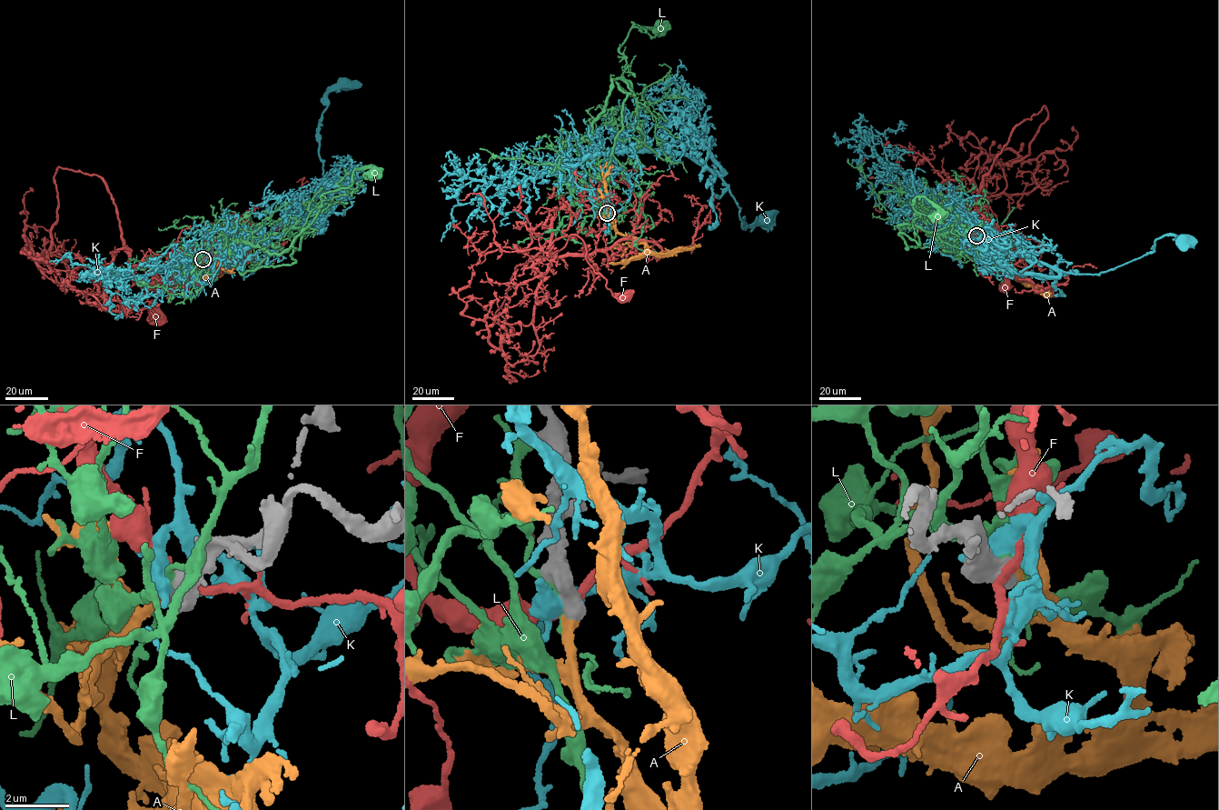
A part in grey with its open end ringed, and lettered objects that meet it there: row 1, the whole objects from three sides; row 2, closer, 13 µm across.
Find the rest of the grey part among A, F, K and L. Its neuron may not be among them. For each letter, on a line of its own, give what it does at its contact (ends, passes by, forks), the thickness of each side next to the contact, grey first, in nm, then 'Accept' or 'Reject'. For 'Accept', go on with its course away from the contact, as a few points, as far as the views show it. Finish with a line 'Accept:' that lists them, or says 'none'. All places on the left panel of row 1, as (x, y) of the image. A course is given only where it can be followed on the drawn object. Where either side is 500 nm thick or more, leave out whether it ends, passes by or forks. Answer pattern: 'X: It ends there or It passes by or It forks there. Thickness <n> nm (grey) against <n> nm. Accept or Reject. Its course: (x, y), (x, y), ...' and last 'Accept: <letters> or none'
A: Thickness 650 nm (grey) against 360 nm. Accept. Its course: (202, 259), (197, 266), (211, 279), (240, 265), (258, 250)
F: Thickness 700 nm (grey) against 280 nm. Reject
K: Thickness 800 nm (grey) against 500 nm. Reject
L: Thickness 850 nm (grey) against 140 nm. Reject
Accept: A

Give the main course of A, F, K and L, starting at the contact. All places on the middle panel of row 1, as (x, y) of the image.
A: (607, 213), (614, 228), (641, 243), (655, 254), (700, 245)
F: (608, 212), (579, 204), (557, 210), (551, 250), (554, 255), (575, 234), (612, 294), (627, 294)
K: (607, 212), (580, 164), (641, 148), (689, 155), (722, 180), (744, 229), (743, 217), (766, 219)
L: (606, 211), (606, 174), (624, 164), (639, 135), (634, 92), (618, 51), (631, 22), (663, 26)

